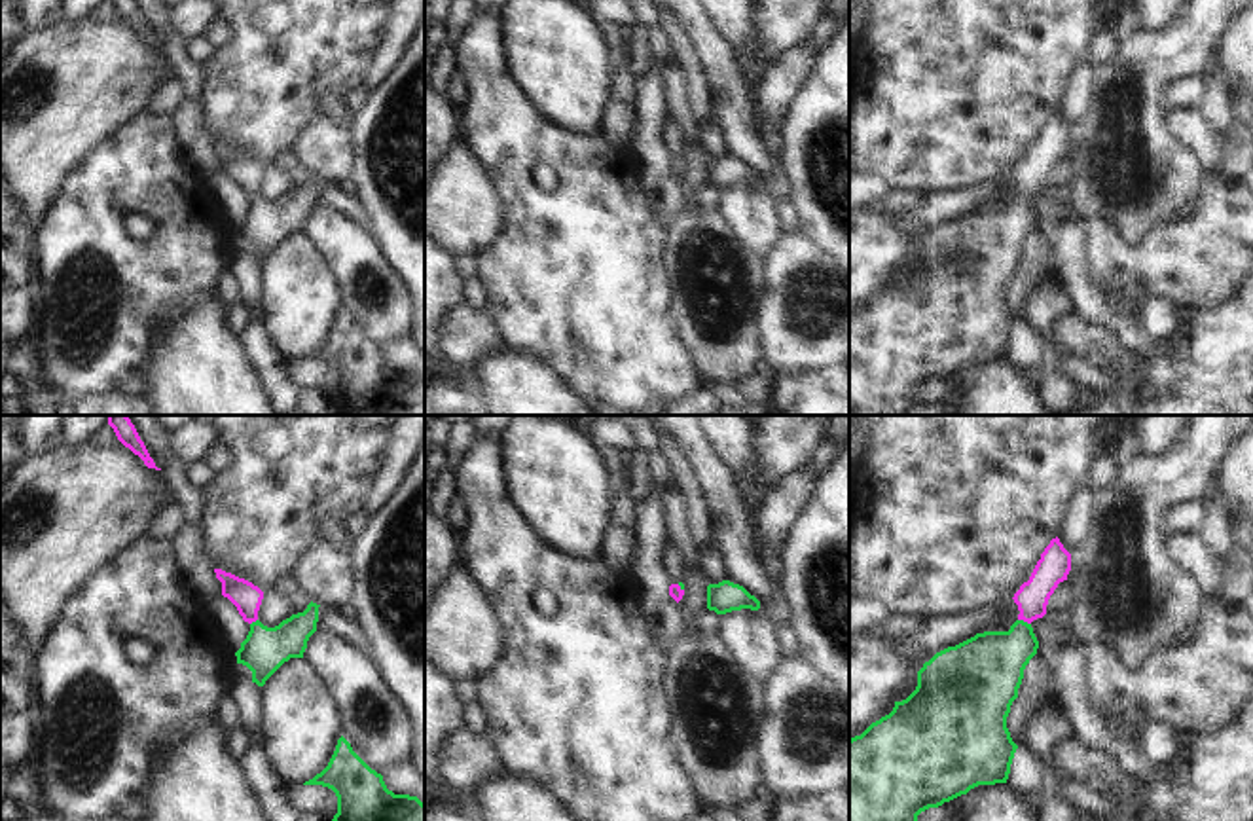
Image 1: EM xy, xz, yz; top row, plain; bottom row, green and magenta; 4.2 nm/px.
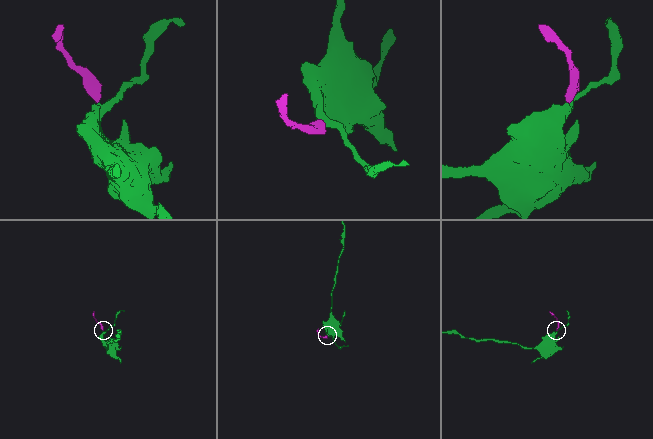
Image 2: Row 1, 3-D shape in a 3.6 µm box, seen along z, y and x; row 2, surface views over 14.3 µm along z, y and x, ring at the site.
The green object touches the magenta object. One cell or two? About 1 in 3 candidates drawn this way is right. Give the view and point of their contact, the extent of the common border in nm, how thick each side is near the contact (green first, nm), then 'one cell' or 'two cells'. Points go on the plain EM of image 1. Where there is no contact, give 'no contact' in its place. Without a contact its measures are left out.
yz (1022, 196) | 60 nm | 300/140 nm | one cell

